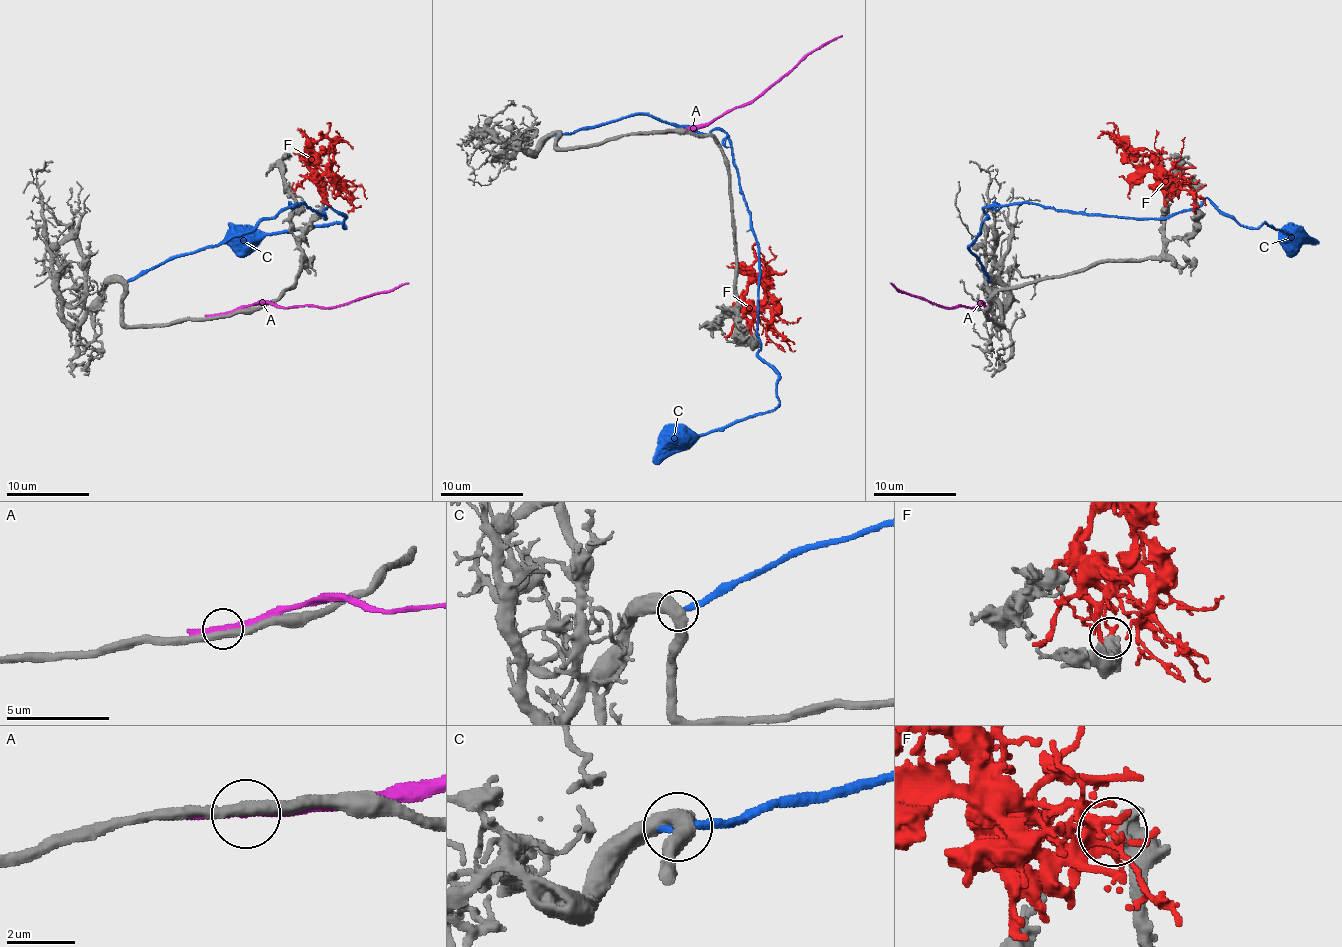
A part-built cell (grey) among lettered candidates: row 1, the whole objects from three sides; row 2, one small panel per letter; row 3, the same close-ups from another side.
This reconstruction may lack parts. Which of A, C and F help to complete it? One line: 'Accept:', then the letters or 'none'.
Accept: C

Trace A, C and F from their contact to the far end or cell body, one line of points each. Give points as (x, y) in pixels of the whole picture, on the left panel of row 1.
A: (220, 314), (259, 304), (284, 308), (329, 308), (408, 283)
C: (125, 281), (304, 202), (325, 217), (325, 198), (346, 227), (234, 233), (220, 244)
F: (321, 180), (329, 169), (331, 143), (327, 136), (329, 122), (327, 124)

